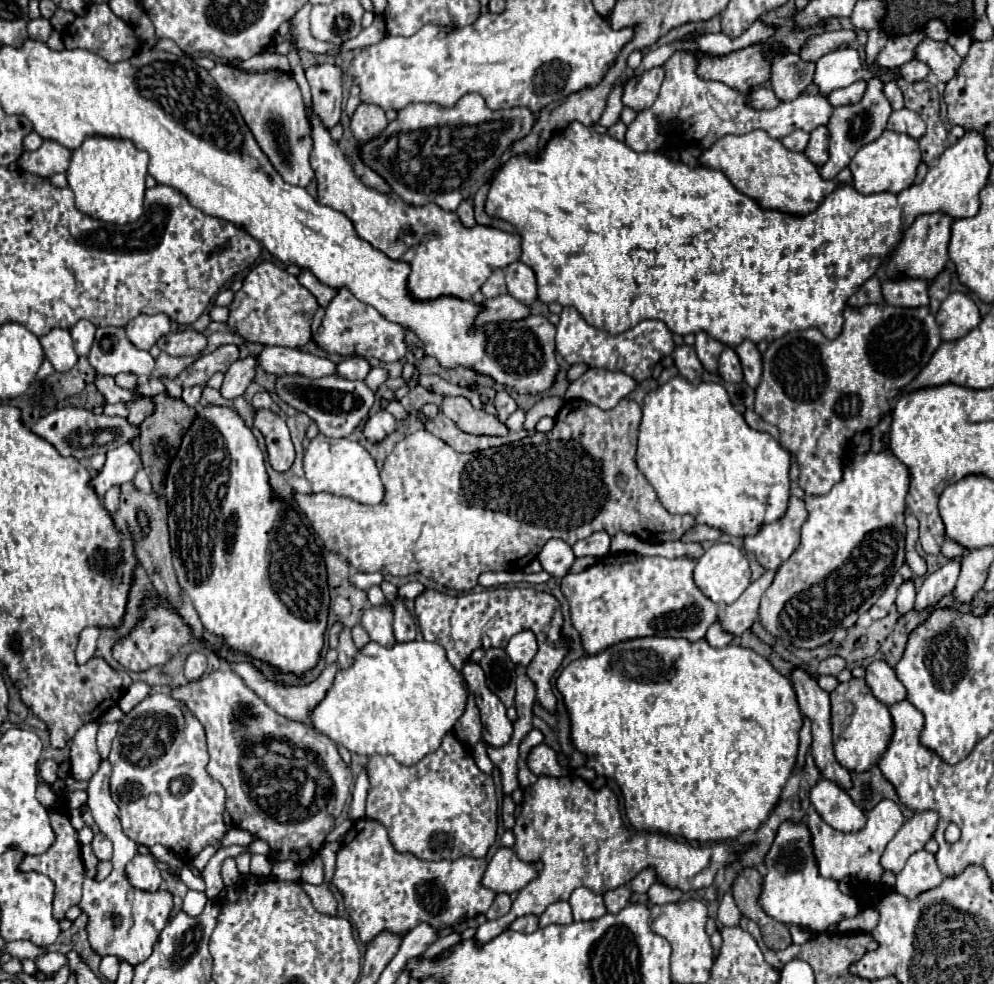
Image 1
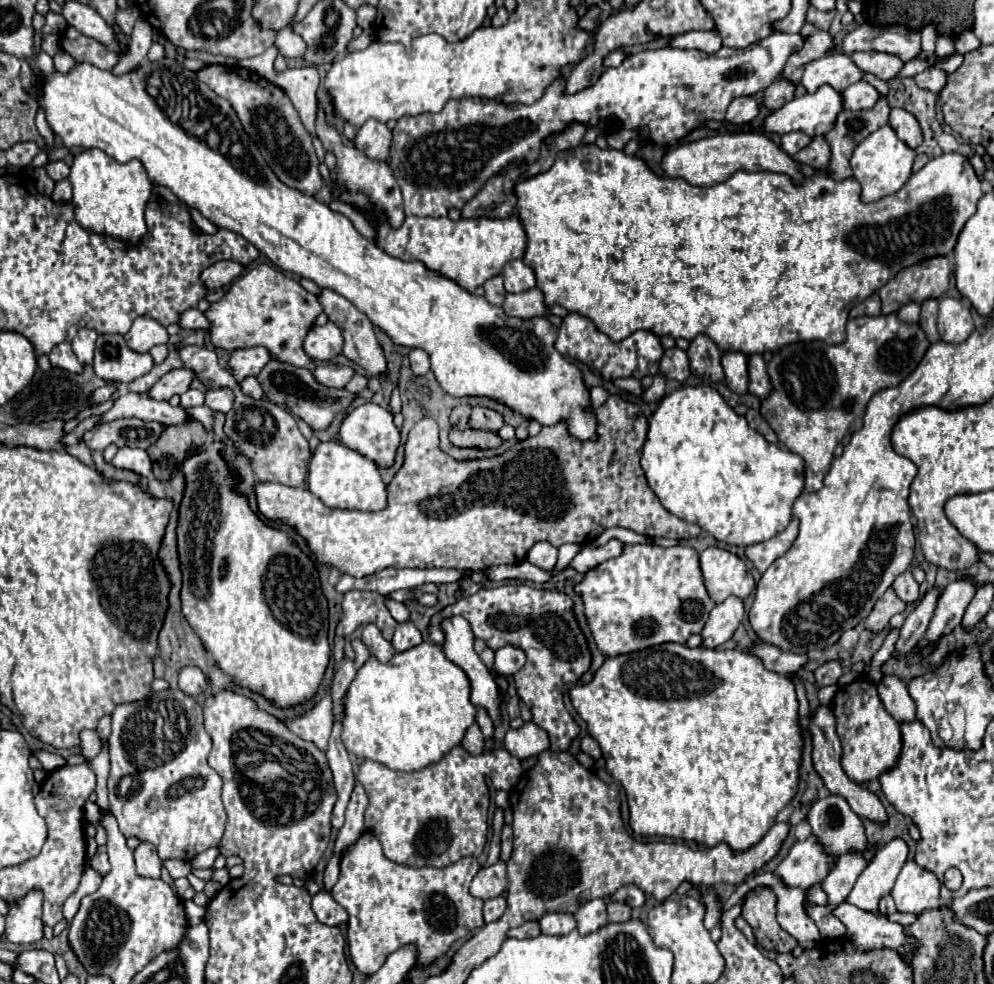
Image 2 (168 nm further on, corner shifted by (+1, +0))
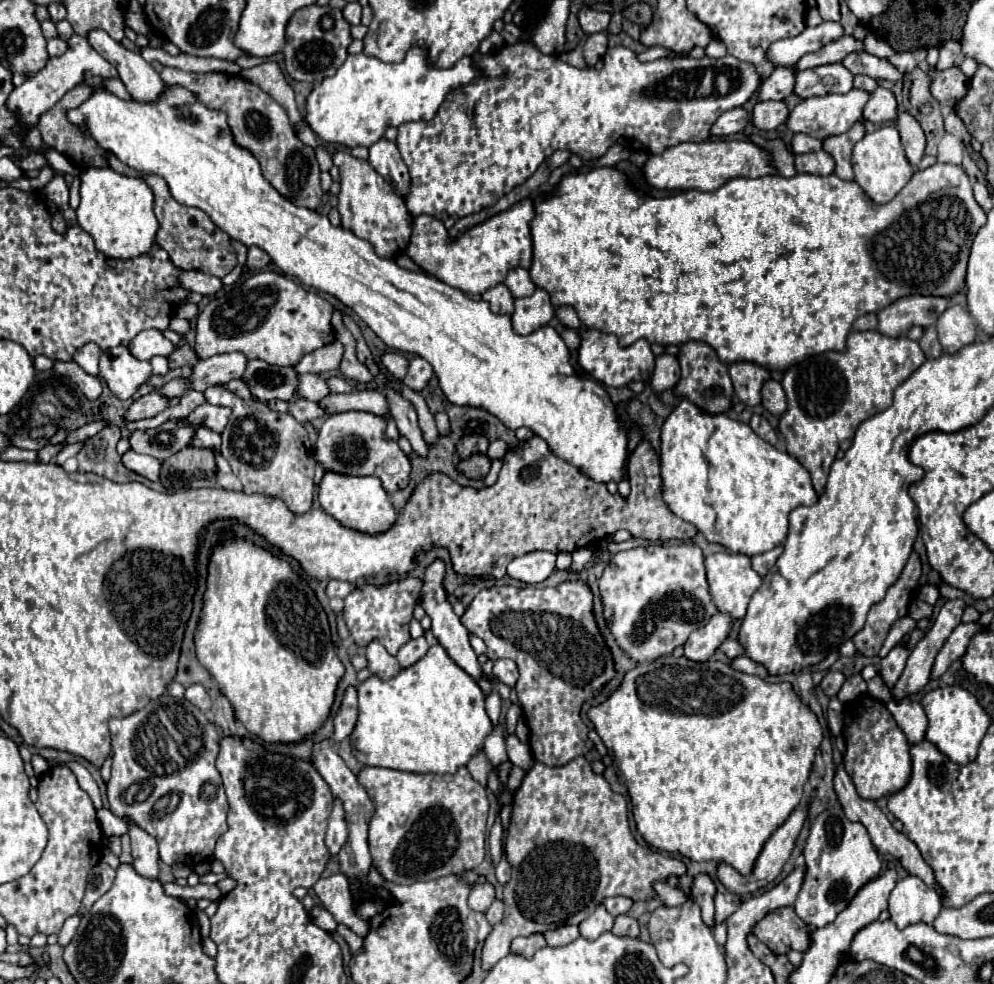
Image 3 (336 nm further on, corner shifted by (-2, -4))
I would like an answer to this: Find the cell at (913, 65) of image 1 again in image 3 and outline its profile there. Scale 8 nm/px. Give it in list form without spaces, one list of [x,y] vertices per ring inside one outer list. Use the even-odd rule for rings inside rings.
[[[956,66],[948,70],[936,70],[932,76],[930,90],[940,104],[946,102],[948,106],[956,106],[964,92],[968,92],[968,78]]]

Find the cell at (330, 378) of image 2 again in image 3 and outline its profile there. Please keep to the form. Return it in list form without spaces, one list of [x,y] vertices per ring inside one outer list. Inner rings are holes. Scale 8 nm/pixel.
[[[302,374],[300,376],[300,398],[320,402],[328,394],[330,394],[328,382],[320,374]]]

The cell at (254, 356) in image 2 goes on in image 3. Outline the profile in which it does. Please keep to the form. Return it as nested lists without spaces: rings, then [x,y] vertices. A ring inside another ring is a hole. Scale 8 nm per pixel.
[[[240,352],[218,354],[206,360],[200,360],[190,374],[190,388],[204,390],[208,384],[226,384],[234,378],[242,378],[248,366],[248,358]]]

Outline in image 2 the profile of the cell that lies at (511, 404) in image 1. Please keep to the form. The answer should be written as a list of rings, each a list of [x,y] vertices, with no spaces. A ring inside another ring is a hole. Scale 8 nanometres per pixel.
[[[475,406],[467,422],[467,428],[487,430],[487,432],[497,432],[501,426],[503,426],[503,418],[495,410],[483,408],[483,406]]]

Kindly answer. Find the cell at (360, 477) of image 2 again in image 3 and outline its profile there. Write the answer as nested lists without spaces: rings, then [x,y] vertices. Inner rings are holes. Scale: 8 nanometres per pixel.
[[[326,470],[318,486],[318,500],[320,500],[320,506],[330,516],[334,516],[344,526],[360,532],[368,532],[368,534],[384,532],[396,520],[396,510],[388,498],[388,492],[384,490],[384,486],[376,476],[350,476],[350,474]]]

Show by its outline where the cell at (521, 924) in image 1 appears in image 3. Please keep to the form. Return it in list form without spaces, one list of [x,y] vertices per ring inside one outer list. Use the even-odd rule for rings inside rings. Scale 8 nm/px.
[[[530,934],[530,936],[518,936],[512,940],[512,952],[520,952],[522,956],[532,956],[532,952],[546,946],[546,940],[542,934]]]

